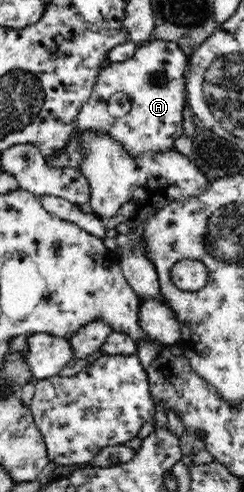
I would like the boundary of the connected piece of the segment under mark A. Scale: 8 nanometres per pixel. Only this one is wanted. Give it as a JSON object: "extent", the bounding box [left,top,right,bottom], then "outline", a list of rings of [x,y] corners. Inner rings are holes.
{"extent":[46,38,188,169],"outline":[[[151,38],[140,44],[130,60],[108,63],[97,75],[91,98],[80,108],[71,144],[55,160],[46,160],[48,165],[78,169],[80,148],[78,148],[77,133],[81,131],[107,132],[133,155],[169,149],[184,132],[183,107],[188,101],[185,78],[187,66],[188,57],[177,43],[157,38]],[[117,92],[125,92],[131,98],[129,112],[125,112],[123,116],[113,116],[113,112],[109,110],[115,106],[125,110],[123,100],[113,98]]]}

